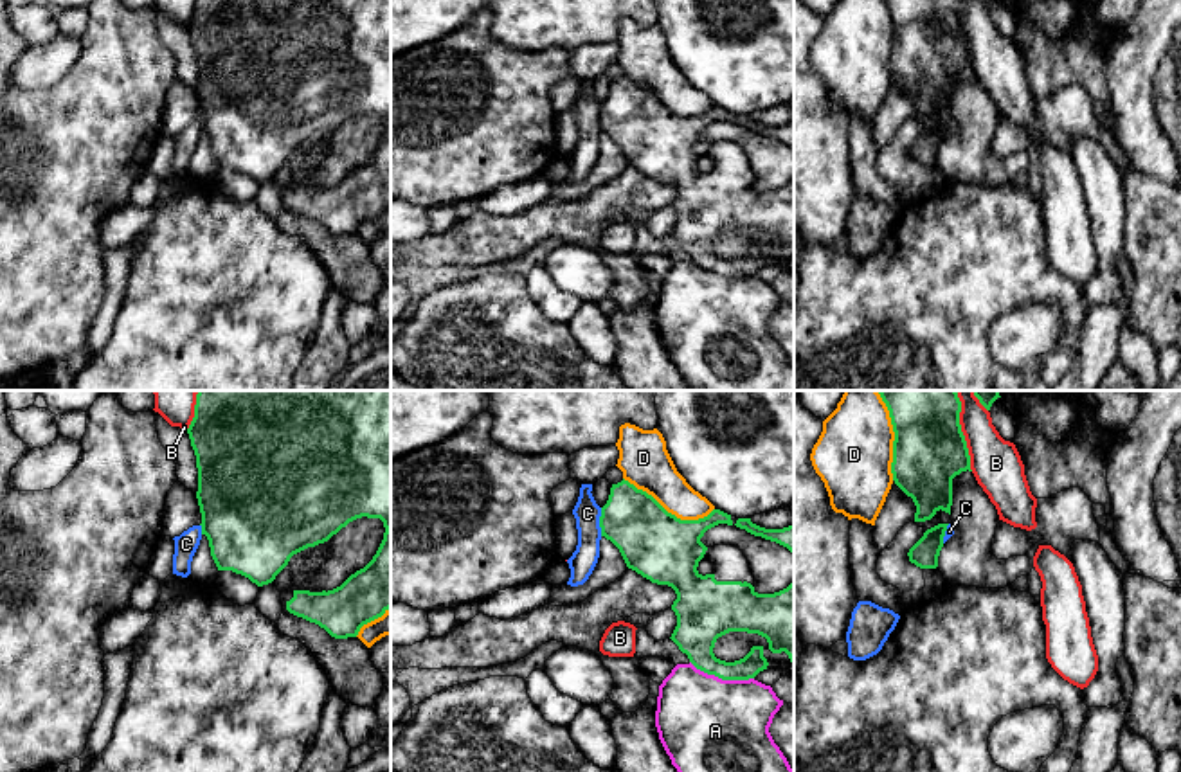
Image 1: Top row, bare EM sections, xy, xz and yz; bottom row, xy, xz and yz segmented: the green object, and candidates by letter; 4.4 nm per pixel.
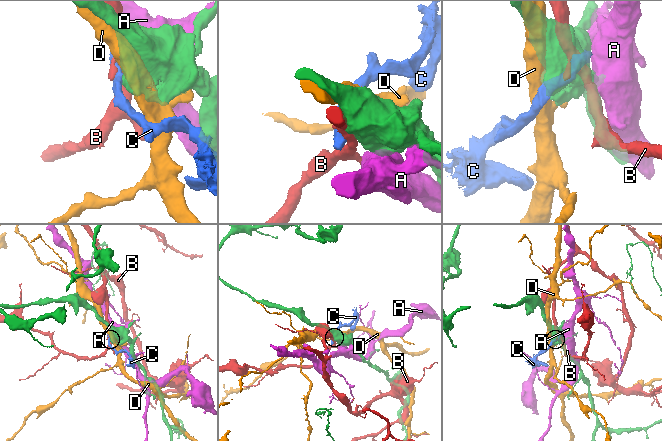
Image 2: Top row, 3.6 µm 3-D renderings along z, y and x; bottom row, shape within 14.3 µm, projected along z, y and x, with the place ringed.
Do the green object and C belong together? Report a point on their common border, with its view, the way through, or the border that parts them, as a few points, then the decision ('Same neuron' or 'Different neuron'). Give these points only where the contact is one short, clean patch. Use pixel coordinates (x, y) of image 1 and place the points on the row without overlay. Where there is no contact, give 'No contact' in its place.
Touches green at xz (600, 119). Boundary: xz (602, 105), (600, 132). Different neuron

